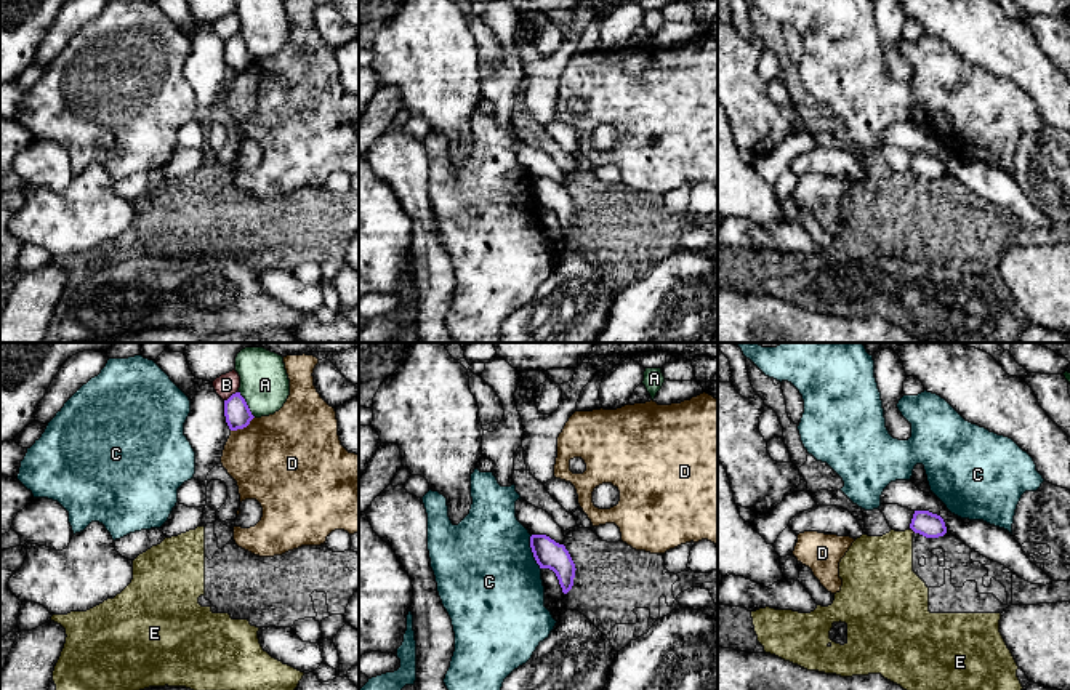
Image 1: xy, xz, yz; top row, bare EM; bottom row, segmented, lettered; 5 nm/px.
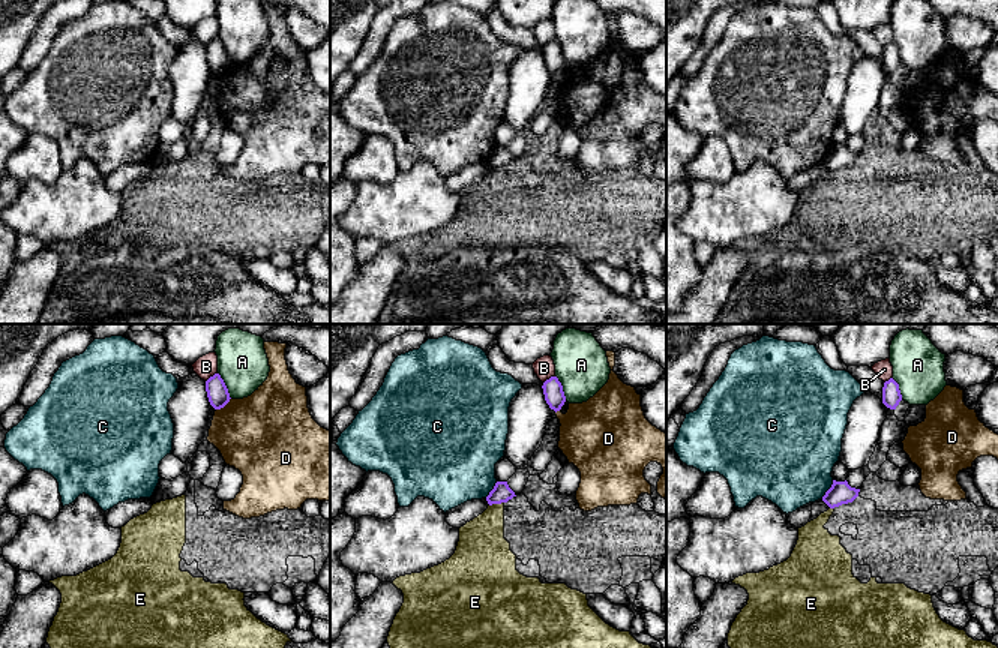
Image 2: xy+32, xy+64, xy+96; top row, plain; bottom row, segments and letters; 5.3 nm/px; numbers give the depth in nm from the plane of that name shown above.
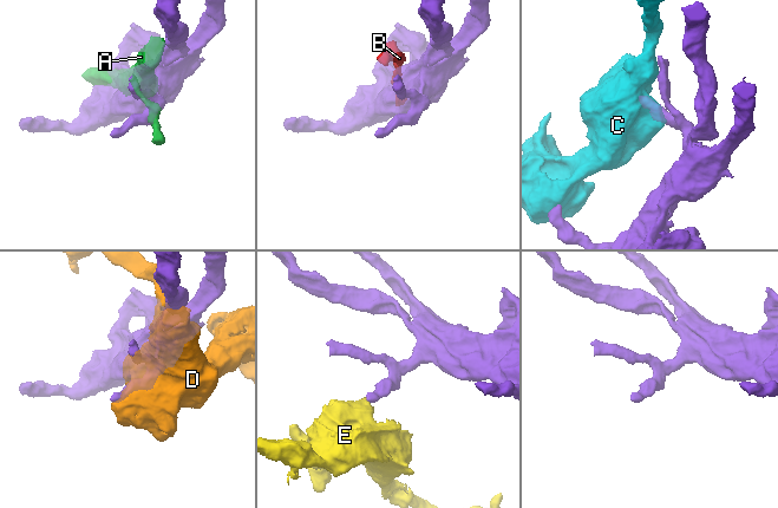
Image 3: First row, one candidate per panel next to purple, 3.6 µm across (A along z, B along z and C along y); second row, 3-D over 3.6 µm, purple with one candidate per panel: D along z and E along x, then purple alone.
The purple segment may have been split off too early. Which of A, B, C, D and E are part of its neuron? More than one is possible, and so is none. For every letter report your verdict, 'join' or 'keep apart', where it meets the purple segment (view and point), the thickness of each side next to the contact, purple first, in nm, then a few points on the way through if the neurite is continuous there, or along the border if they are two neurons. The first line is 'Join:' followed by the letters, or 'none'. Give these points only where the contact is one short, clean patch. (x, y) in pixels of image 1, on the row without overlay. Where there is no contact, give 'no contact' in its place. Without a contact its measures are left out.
Join: none
A: keep apart; contact xy (245, 45); calibres 130 and 240 nm
B: keep apart; contact xy (233, 36); calibres 130 and 110 nm
C: keep apart; contact xz (532, 192); calibres 140 and 500 nm
D: keep apart; contact xy (242, 69); calibres 130 and 460 nm
E: keep apart; contact yz (913, 172); calibres 130 and 320 nm; border yz (910, 168), (915, 173)

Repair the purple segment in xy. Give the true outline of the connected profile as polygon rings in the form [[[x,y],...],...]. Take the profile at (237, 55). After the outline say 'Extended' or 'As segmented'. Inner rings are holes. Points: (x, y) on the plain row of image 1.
[[[235,34],[224,42],[224,58],[231,72],[247,69],[255,59],[240,34]]]. As segmented

